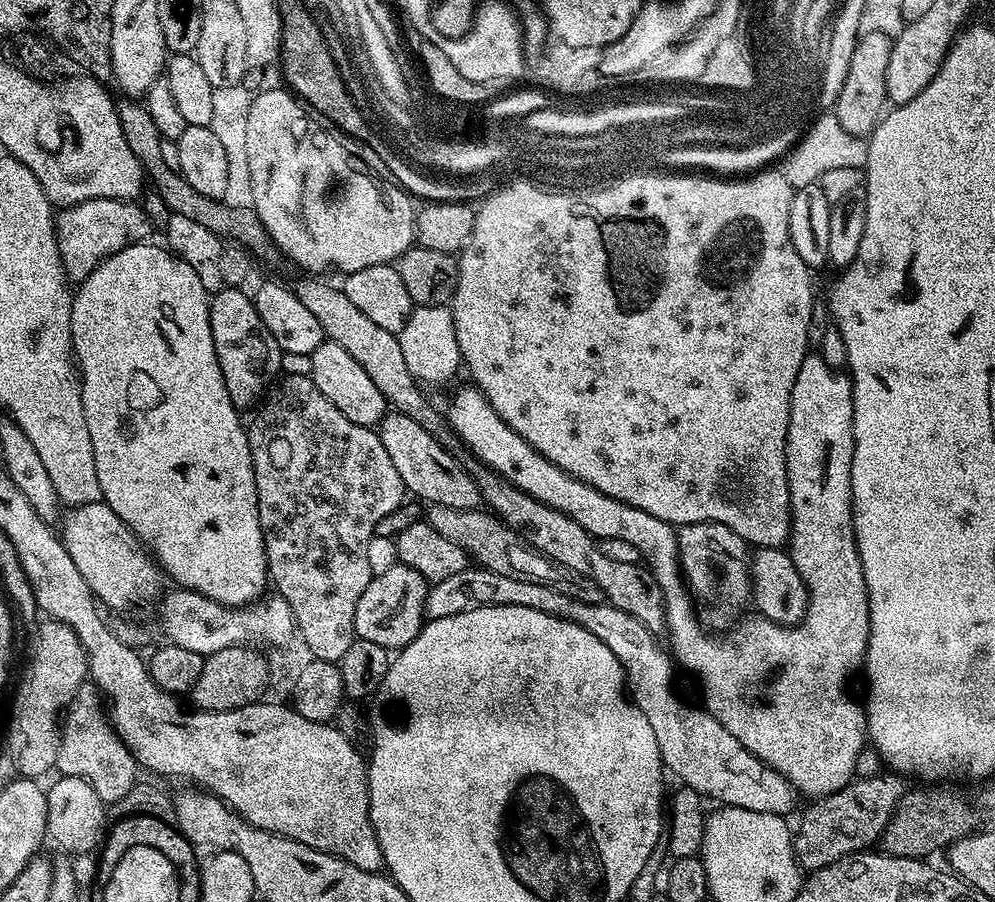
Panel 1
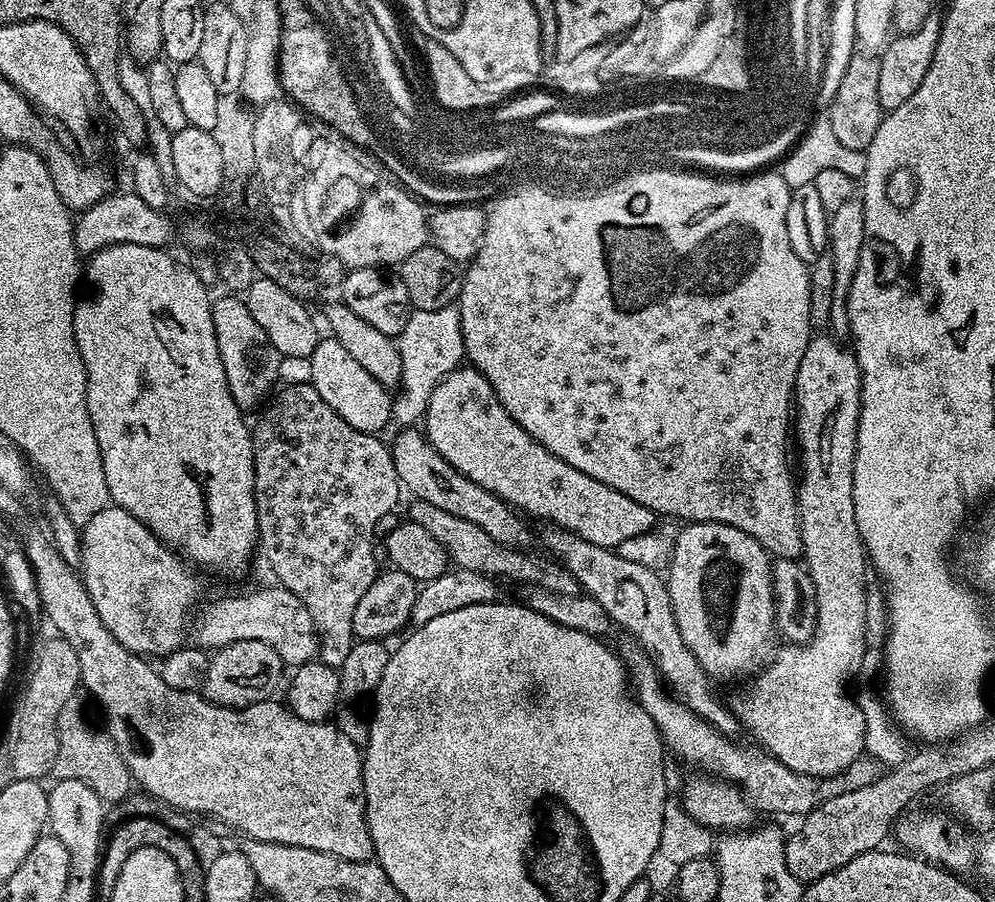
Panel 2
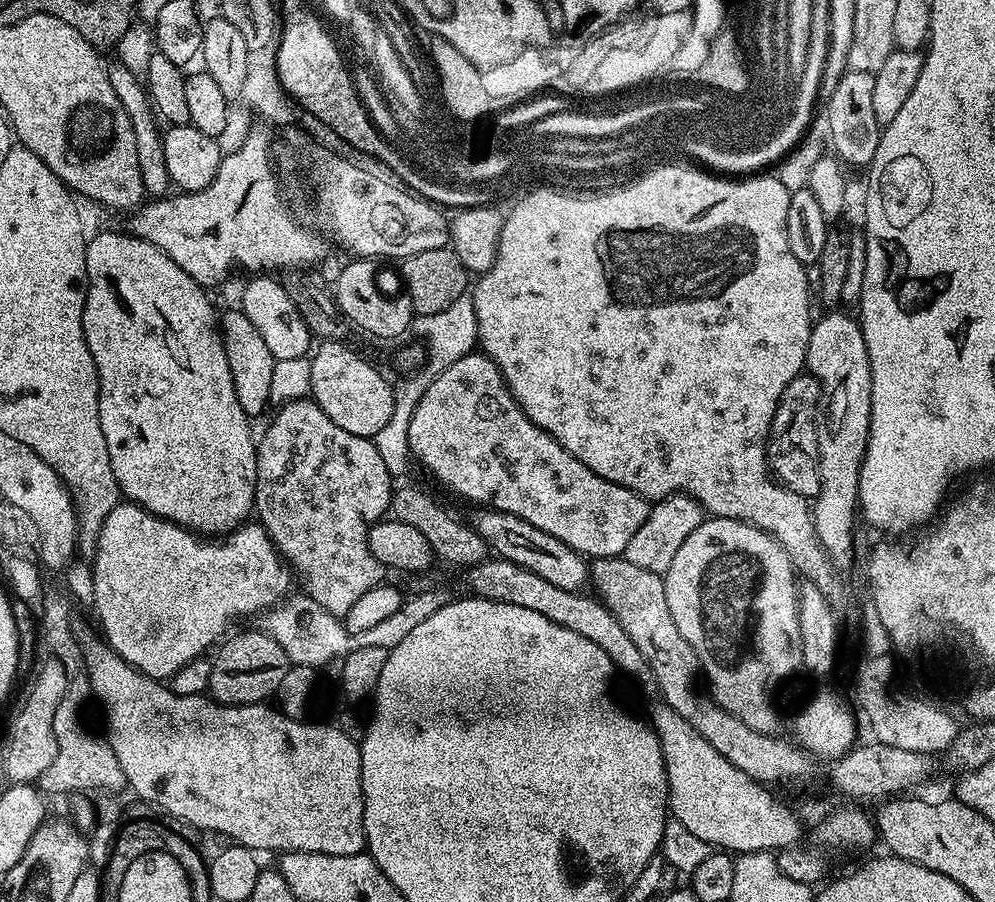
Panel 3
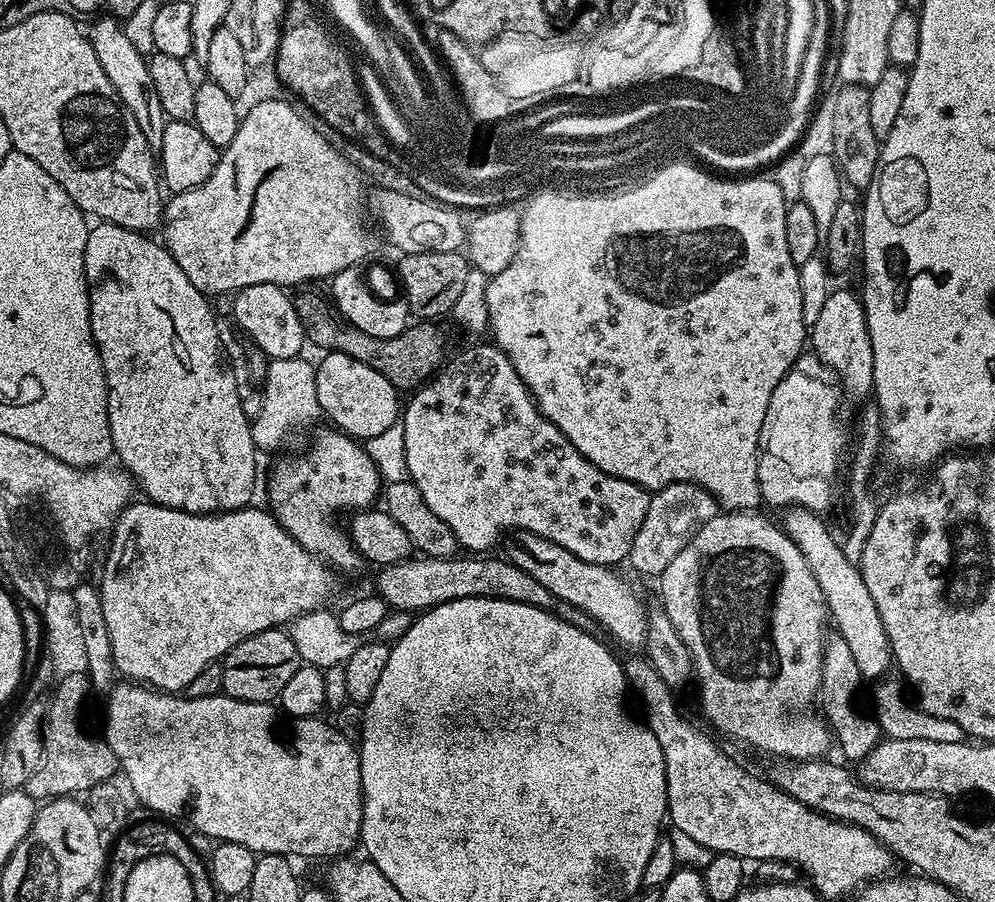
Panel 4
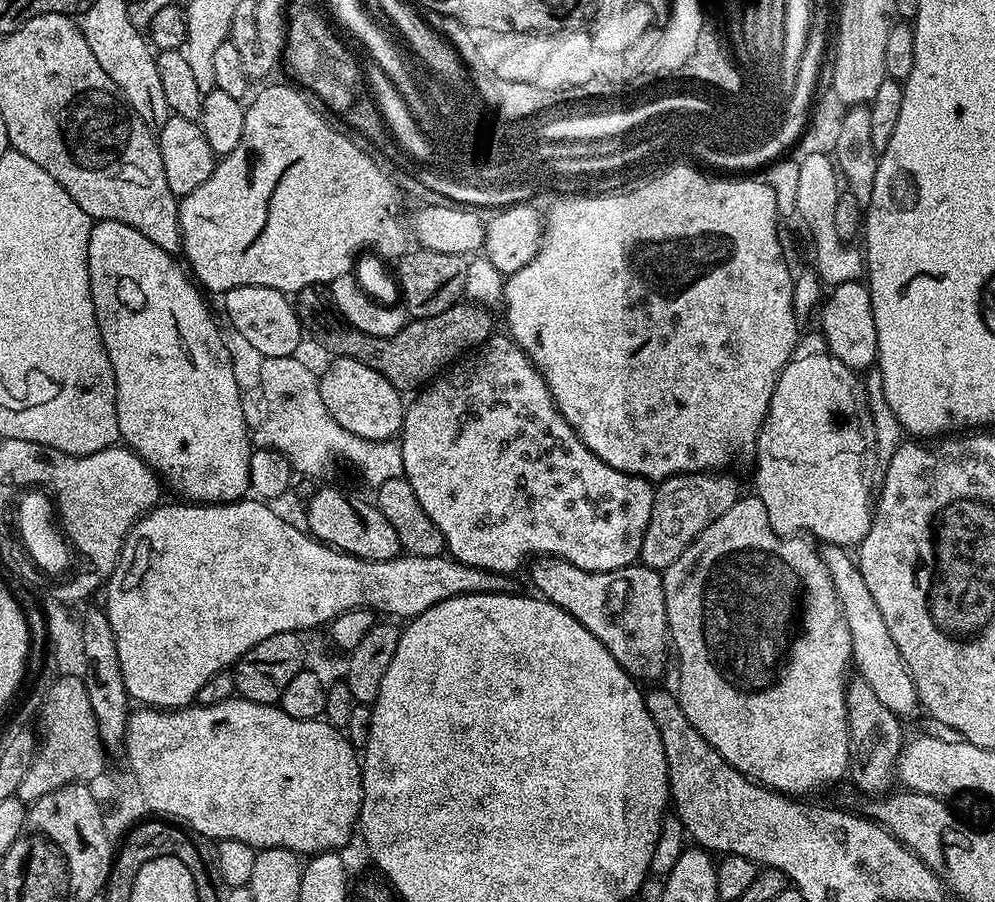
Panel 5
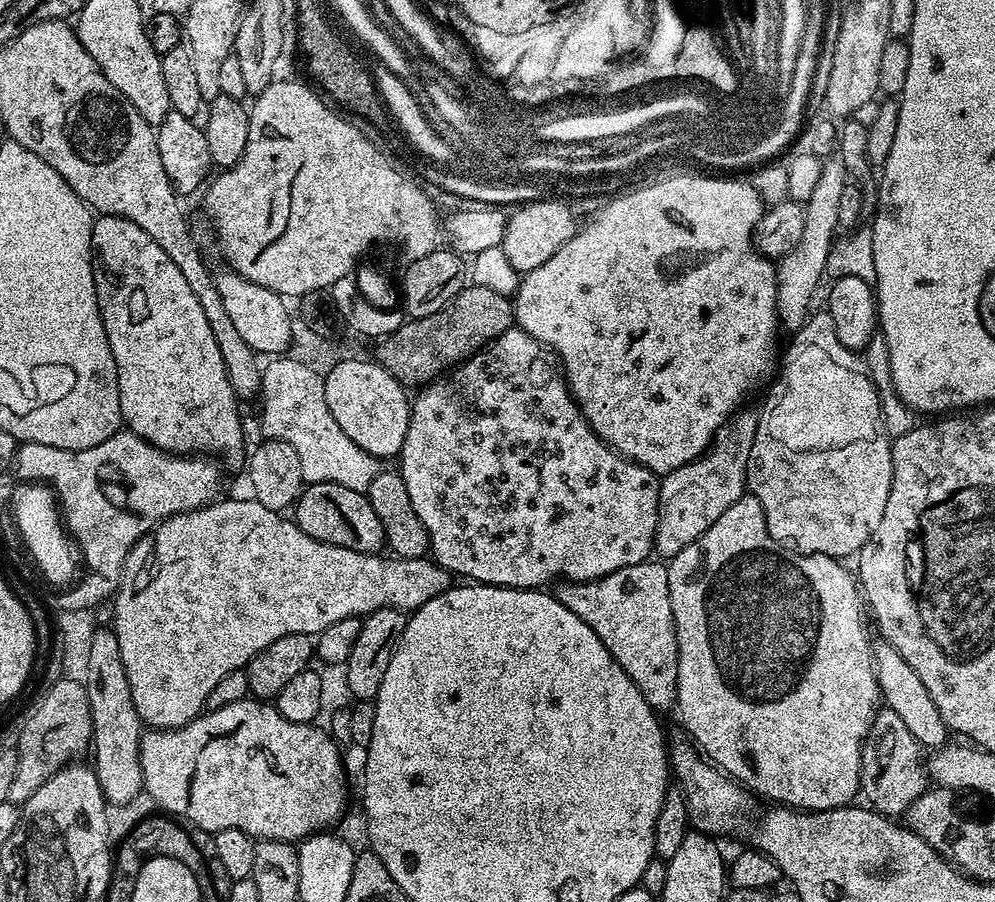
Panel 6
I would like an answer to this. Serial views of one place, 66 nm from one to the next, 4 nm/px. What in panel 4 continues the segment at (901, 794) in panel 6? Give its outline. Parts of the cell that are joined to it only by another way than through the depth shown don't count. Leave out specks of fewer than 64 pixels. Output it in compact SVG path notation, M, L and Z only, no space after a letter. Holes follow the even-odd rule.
M838 634L827 637L824 645L824 673L822 674L822 712L834 733L835 743L840 744L840 752L845 761L859 762L866 759L882 739L880 724L875 715L867 716L856 705L856 691L862 685L862 677L858 670L858 662L854 662L854 654L850 654L850 646L846 646L846 638Z

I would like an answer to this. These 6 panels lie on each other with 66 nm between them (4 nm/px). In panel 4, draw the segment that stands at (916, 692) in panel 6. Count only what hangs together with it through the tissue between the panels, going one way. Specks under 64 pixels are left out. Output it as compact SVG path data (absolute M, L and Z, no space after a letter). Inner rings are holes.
M789 508L783 513L782 527L787 536L802 550L802 558L806 558L806 566L818 578L818 586L822 590L824 600L828 604L831 623L836 624L835 631L846 638L846 646L850 646L850 654L854 654L854 662L858 662L858 670L865 681L876 682L885 675L889 667L893 667L892 647L888 641L886 630L882 626L882 618L878 614L878 606L874 606L874 598L870 598L870 590L866 590L866 582L859 568L846 562L841 541L835 540L828 533L821 517L808 508Z

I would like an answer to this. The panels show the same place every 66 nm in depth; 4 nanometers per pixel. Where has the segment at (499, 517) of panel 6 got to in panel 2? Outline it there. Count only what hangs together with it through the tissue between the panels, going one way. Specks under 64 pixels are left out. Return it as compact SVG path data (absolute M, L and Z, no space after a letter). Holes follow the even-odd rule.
M461 366L454 369L438 386L434 386L434 394L430 394L428 408L424 411L422 421L422 431L428 440L462 474L472 479L478 486L482 486L487 492L492 492L500 500L511 504L513 508L521 513L529 512L538 519L547 521L549 525L557 528L565 528L571 532L576 532L586 542L594 542L594 546L615 549L626 538L640 536L648 532L651 528L657 527L658 517L655 512L651 512L646 506L638 506L634 498L626 498L626 494L618 494L610 486L598 482L598 478L590 478L590 474L582 474L582 470L574 470L562 458L550 454L546 446L538 443L533 436L526 434L514 418L498 402L498 394L494 394L494 386L480 371L471 366Z

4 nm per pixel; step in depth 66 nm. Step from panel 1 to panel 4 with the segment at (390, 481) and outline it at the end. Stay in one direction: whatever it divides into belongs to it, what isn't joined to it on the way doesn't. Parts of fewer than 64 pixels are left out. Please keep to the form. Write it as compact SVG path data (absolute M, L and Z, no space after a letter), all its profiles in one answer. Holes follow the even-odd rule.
M335 427L328 429L309 446L308 452L301 456L284 456L272 468L268 476L268 504L272 516L304 547L311 556L323 560L329 569L340 572L356 572L362 565L360 551L352 546L351 535L336 521L336 512L355 513L357 510L368 510L377 503L382 492L380 472L374 466L367 447L361 441L348 436Z

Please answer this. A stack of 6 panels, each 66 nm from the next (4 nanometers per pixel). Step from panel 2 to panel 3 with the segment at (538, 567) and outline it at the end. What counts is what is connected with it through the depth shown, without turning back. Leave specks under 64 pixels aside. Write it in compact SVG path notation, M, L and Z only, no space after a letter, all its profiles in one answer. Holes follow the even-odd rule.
M397 487L392 493L390 512L395 519L406 522L406 526L414 526L430 542L430 550L437 561L445 560L448 564L461 564L464 570L489 559L490 549L487 542L476 533L476 529L464 524L456 516L451 516L438 501L432 500L428 492L420 488Z

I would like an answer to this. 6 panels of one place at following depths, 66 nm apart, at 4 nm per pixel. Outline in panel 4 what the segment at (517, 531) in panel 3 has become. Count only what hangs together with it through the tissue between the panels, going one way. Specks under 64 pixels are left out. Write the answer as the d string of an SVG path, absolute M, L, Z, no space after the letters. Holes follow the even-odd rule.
M516 532L508 544L506 559L514 566L526 570L541 586L546 586L559 603L569 604L582 610L592 619L593 625L605 628L614 639L628 650L641 647L648 633L649 605L644 605L644 596L624 576L619 576L607 563L595 564L570 554L562 546L550 542L545 536L533 532Z

